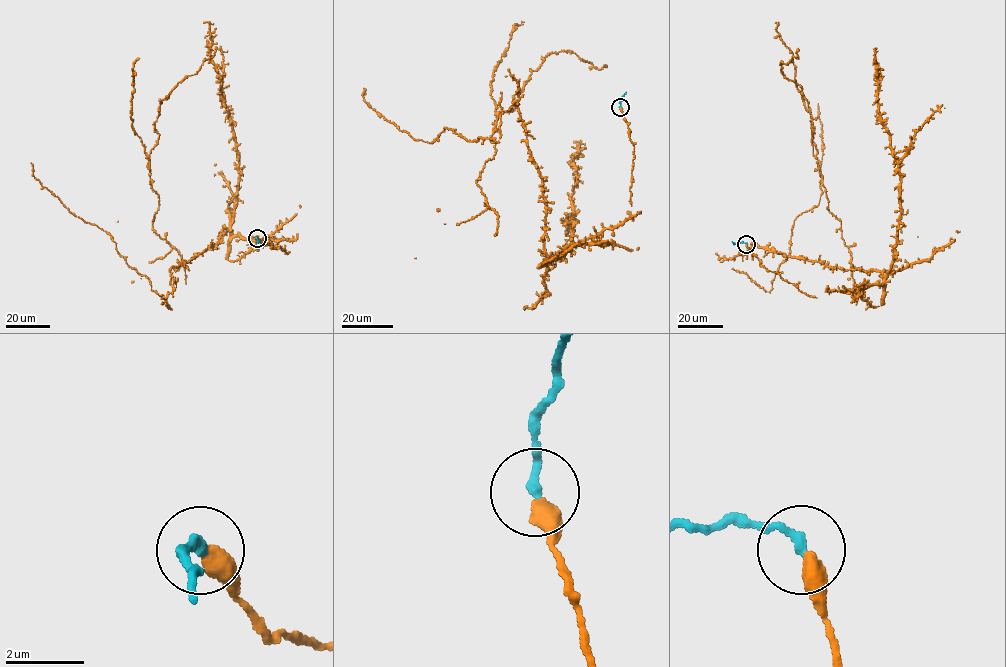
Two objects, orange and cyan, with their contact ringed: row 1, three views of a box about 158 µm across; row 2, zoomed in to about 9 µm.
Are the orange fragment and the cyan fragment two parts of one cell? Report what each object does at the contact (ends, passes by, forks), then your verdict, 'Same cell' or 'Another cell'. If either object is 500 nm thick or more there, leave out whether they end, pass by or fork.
At the ring orange ends. At the ring cyan ends. Same cell

